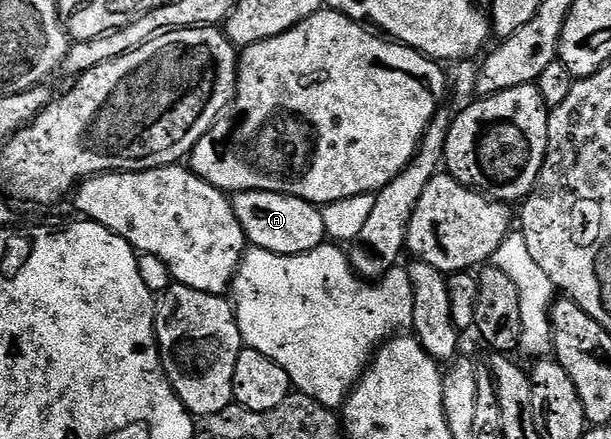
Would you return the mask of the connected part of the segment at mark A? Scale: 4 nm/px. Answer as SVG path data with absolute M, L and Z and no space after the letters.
M237 192L230 197L233 214L241 222L251 248L269 250L282 256L305 254L317 250L328 239L322 211L308 200L280 192Z

